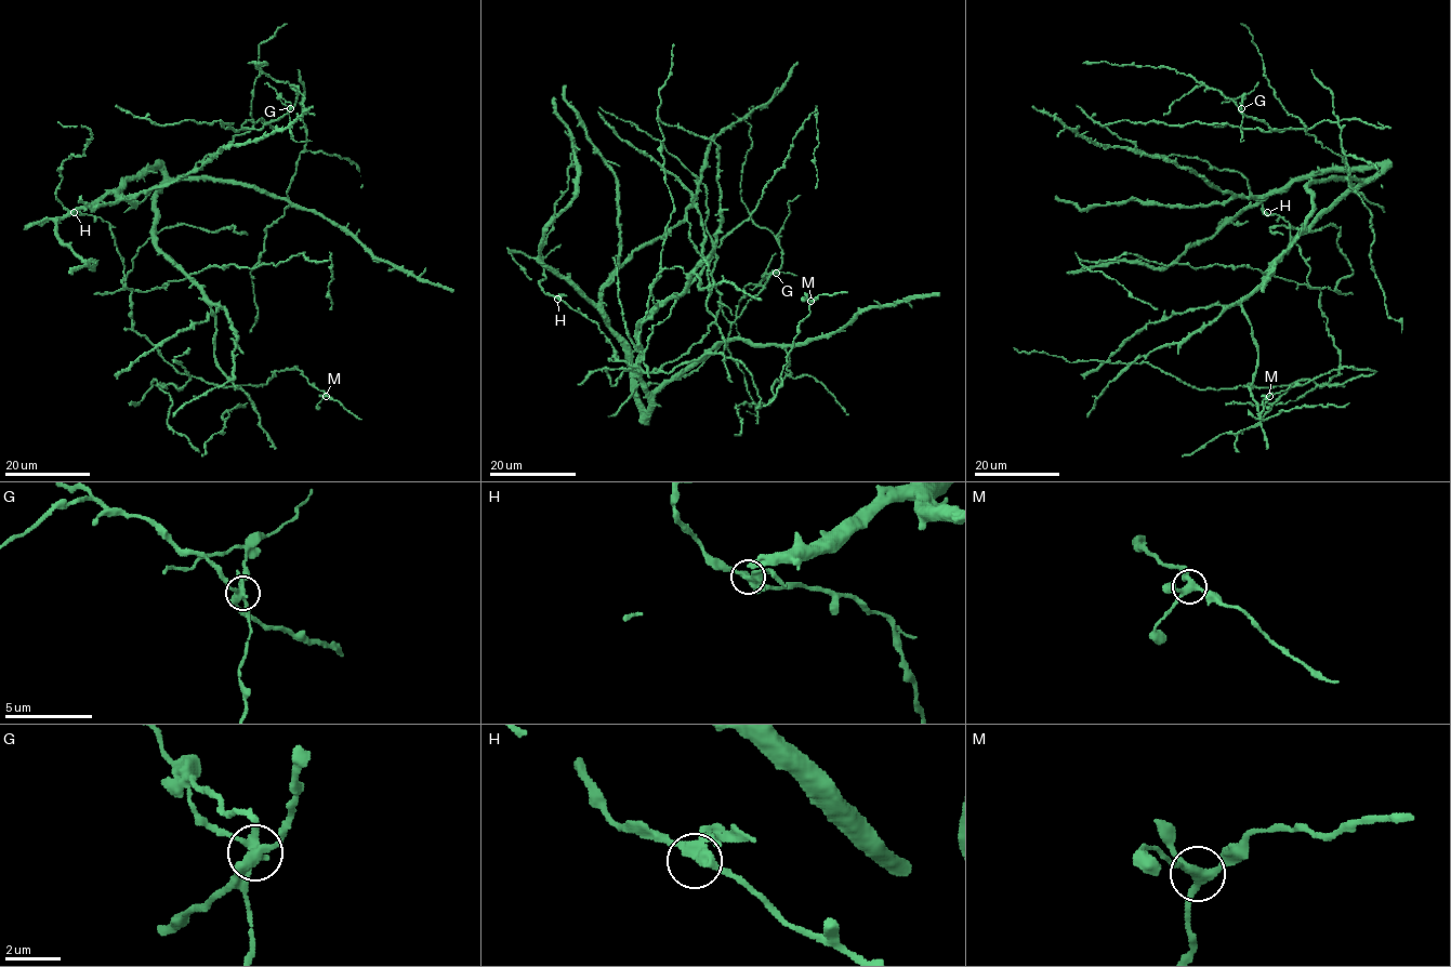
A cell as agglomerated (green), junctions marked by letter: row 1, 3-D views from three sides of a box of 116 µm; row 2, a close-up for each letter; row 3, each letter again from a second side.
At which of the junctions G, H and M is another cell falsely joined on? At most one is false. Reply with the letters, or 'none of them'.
G

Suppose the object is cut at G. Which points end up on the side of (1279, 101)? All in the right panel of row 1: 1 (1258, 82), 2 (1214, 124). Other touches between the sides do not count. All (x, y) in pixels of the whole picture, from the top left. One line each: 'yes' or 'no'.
1: no
2: yes

